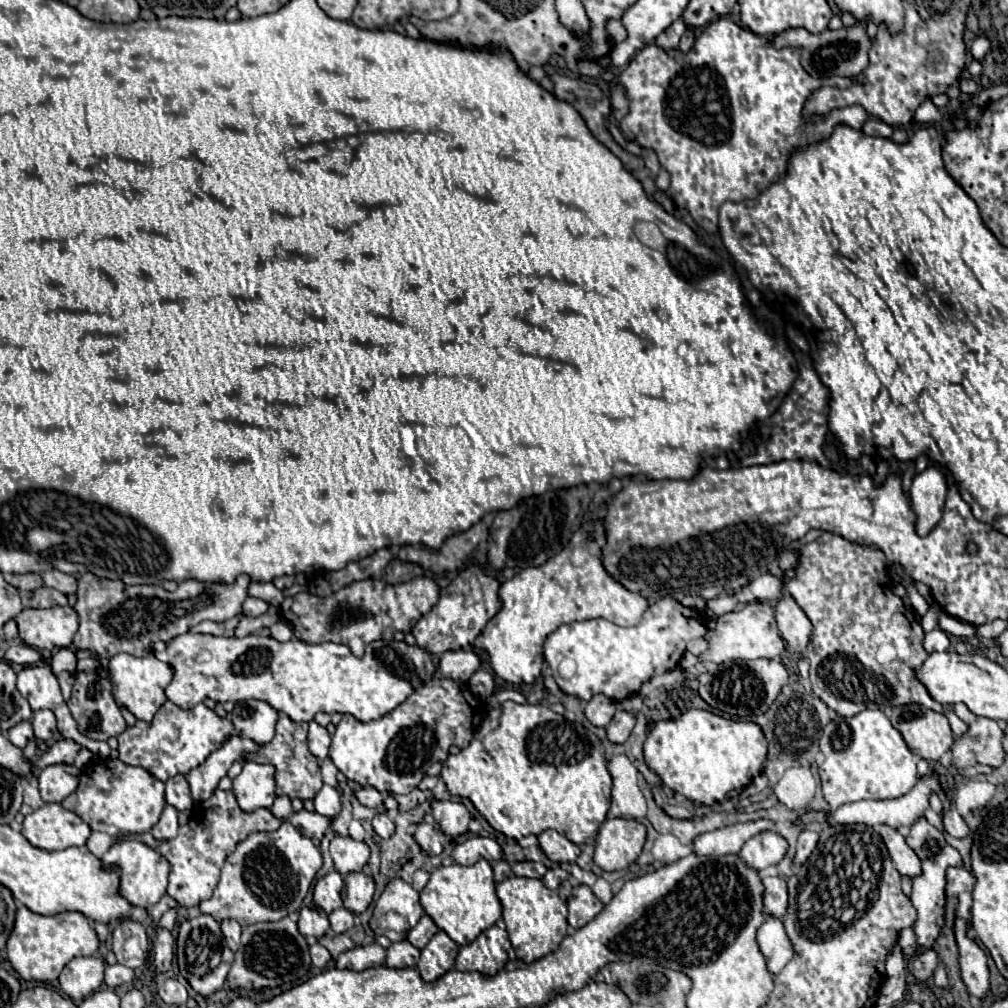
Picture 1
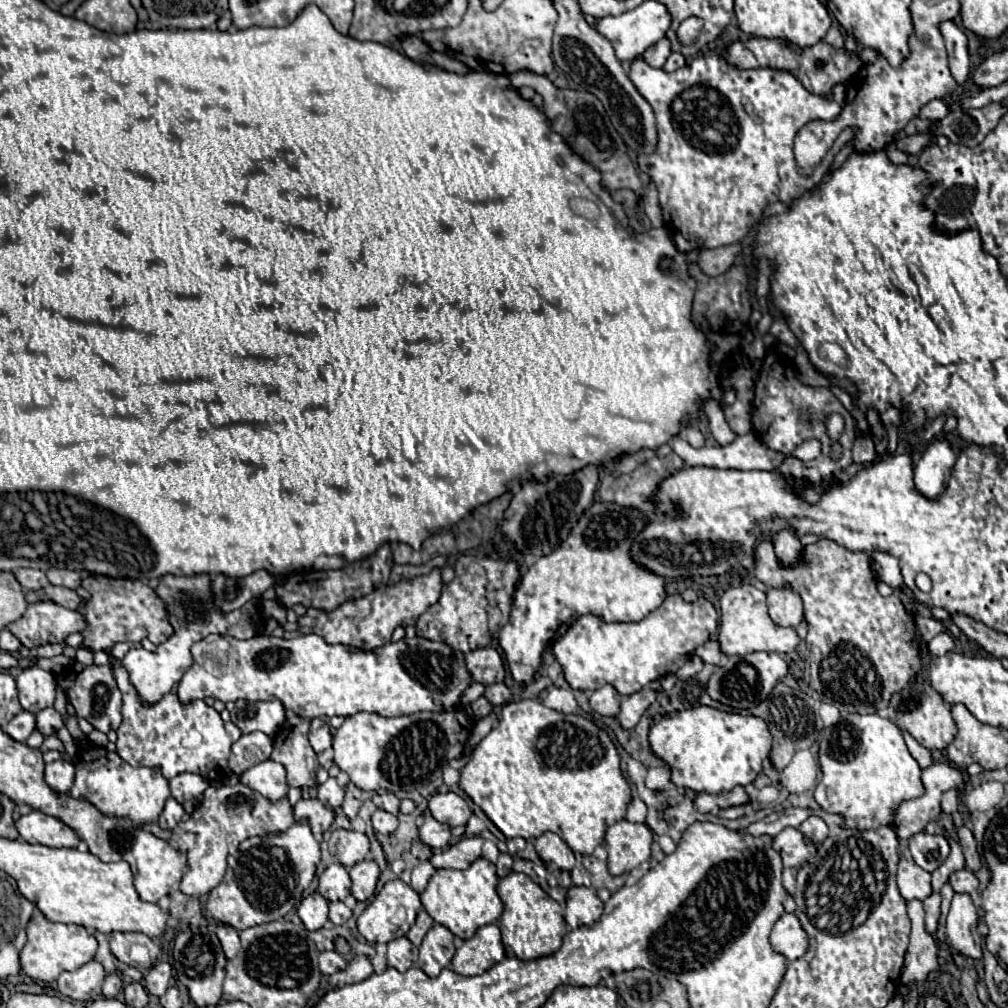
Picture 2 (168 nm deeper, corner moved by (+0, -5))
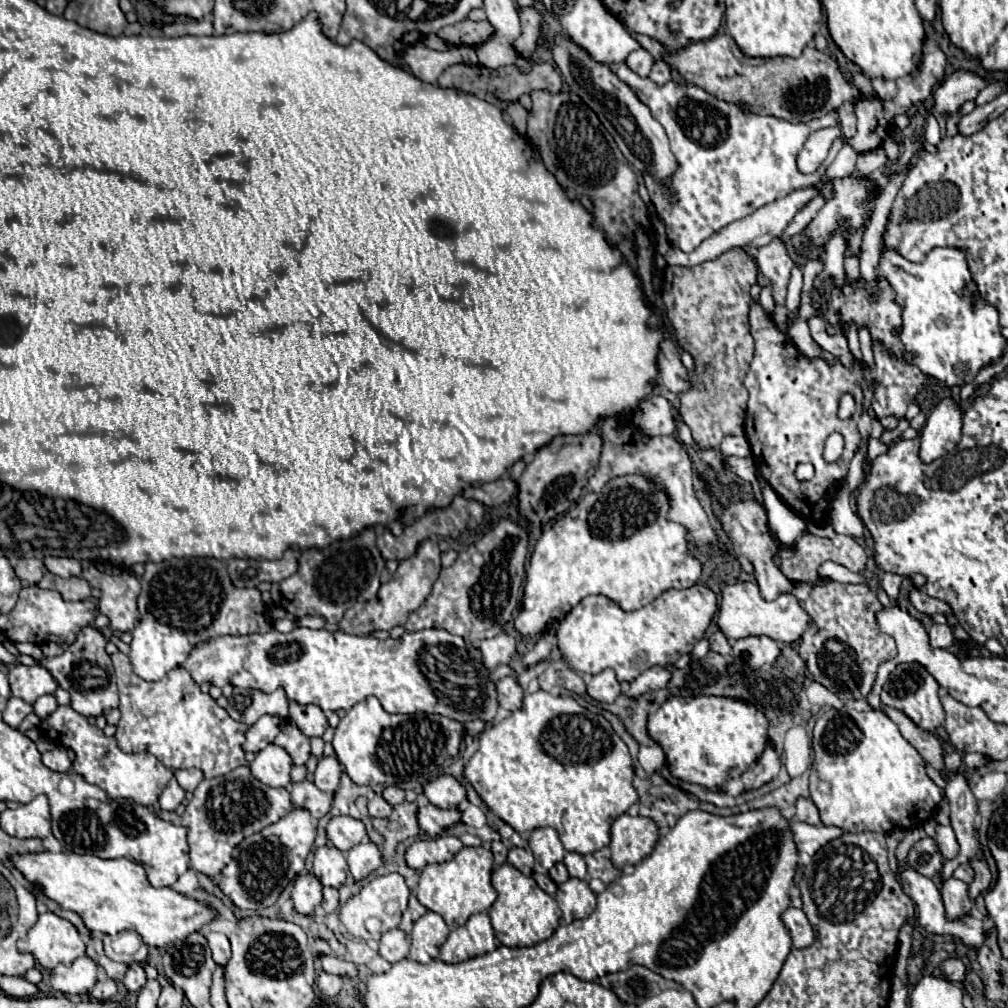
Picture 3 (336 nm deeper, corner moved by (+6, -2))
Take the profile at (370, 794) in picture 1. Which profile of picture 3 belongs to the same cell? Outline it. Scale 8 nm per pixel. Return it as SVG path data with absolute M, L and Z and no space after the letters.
M387 786L387 788L383 788L381 794L385 796L385 800L387 800L391 806L405 802L405 790L401 790L399 786Z

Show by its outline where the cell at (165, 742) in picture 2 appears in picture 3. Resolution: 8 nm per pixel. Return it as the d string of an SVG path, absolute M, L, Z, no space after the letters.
M117 652L111 658L121 700L121 720L115 738L123 752L151 752L171 770L201 768L205 778L223 776L247 764L243 742L249 726L233 720L209 694L203 694L183 666L169 670L169 676L159 682L147 682L133 672L127 654Z

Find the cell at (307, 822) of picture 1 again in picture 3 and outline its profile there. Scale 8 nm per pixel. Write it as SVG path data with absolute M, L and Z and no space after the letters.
M311 780L291 784L291 802L297 808L305 808L313 818L321 818L331 808L331 794L319 790Z

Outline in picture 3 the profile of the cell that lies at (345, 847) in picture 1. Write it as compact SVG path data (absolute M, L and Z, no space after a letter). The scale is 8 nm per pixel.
M335 816L327 826L327 838L331 840L331 844L347 852L349 848L357 846L367 838L365 824L351 816Z

